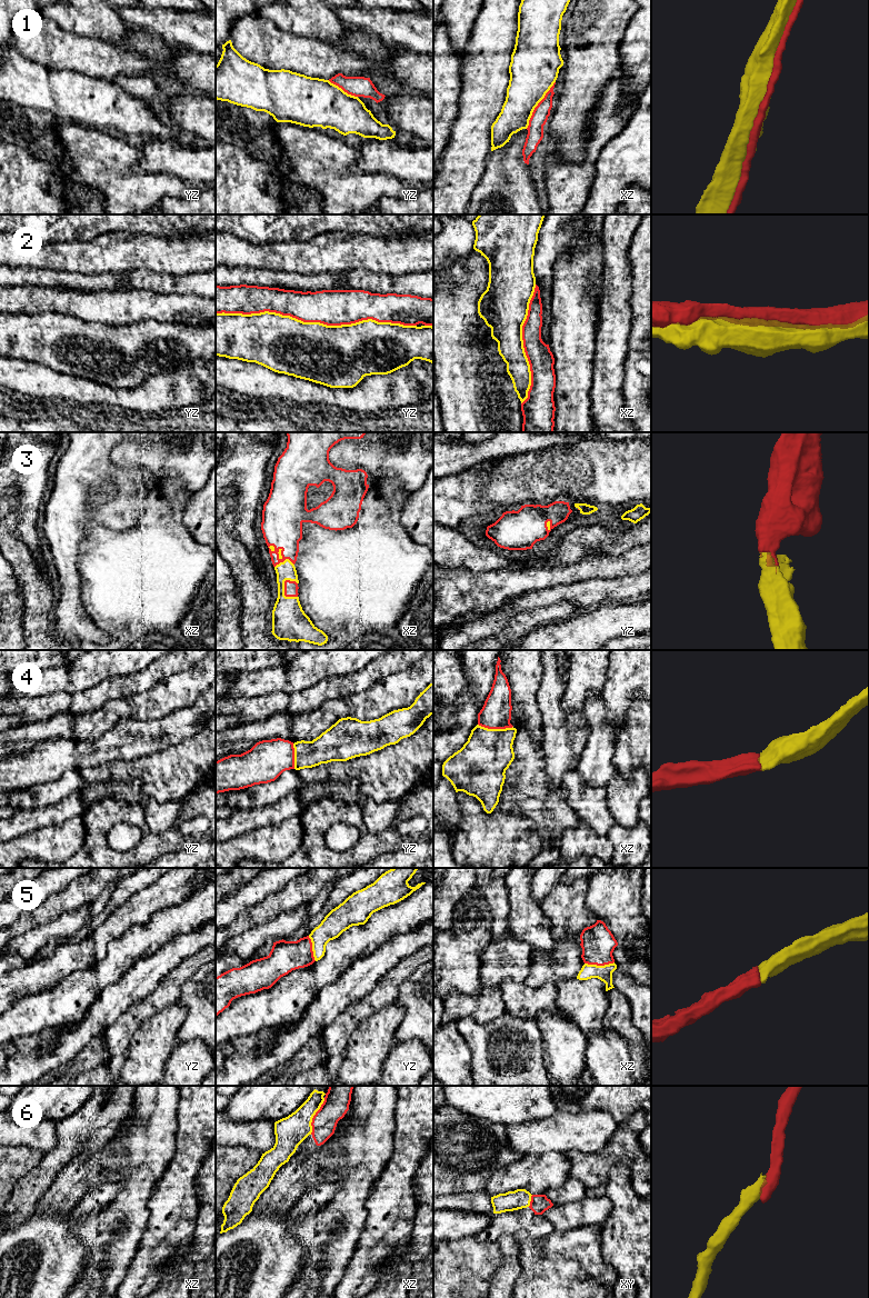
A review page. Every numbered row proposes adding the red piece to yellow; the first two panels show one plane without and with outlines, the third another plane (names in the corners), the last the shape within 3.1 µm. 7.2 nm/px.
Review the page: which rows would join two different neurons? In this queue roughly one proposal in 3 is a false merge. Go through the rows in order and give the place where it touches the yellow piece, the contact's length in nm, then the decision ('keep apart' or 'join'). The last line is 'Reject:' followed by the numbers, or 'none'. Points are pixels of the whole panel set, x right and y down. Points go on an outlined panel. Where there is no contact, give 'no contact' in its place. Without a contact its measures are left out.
1: xz (537, 105) | 400 nm | keep apart
2: yz (316, 322) | 1450 nm | keep apart
3: xz (283, 593) | 160 nm | join
4: xz (496, 729) | 260 nm | join
5: xz (599, 966) | 220 nm | join
6: xz (313, 1115) | 280 nm | join
Reject: 1, 2

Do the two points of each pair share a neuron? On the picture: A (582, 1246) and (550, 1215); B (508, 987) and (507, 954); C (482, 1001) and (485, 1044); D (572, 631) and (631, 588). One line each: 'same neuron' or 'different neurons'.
A: different neurons
B: different neurons
C: different neurons
D: different neurons

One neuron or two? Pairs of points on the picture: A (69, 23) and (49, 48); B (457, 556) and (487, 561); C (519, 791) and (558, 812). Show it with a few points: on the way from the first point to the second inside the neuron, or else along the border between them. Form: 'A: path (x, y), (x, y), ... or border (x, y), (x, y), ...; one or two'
A: border (50, 18), (68, 31), (89, 37); two
B: path (465, 556), (475, 556), (479, 559); one
C: path (529, 796), (548, 809); one

